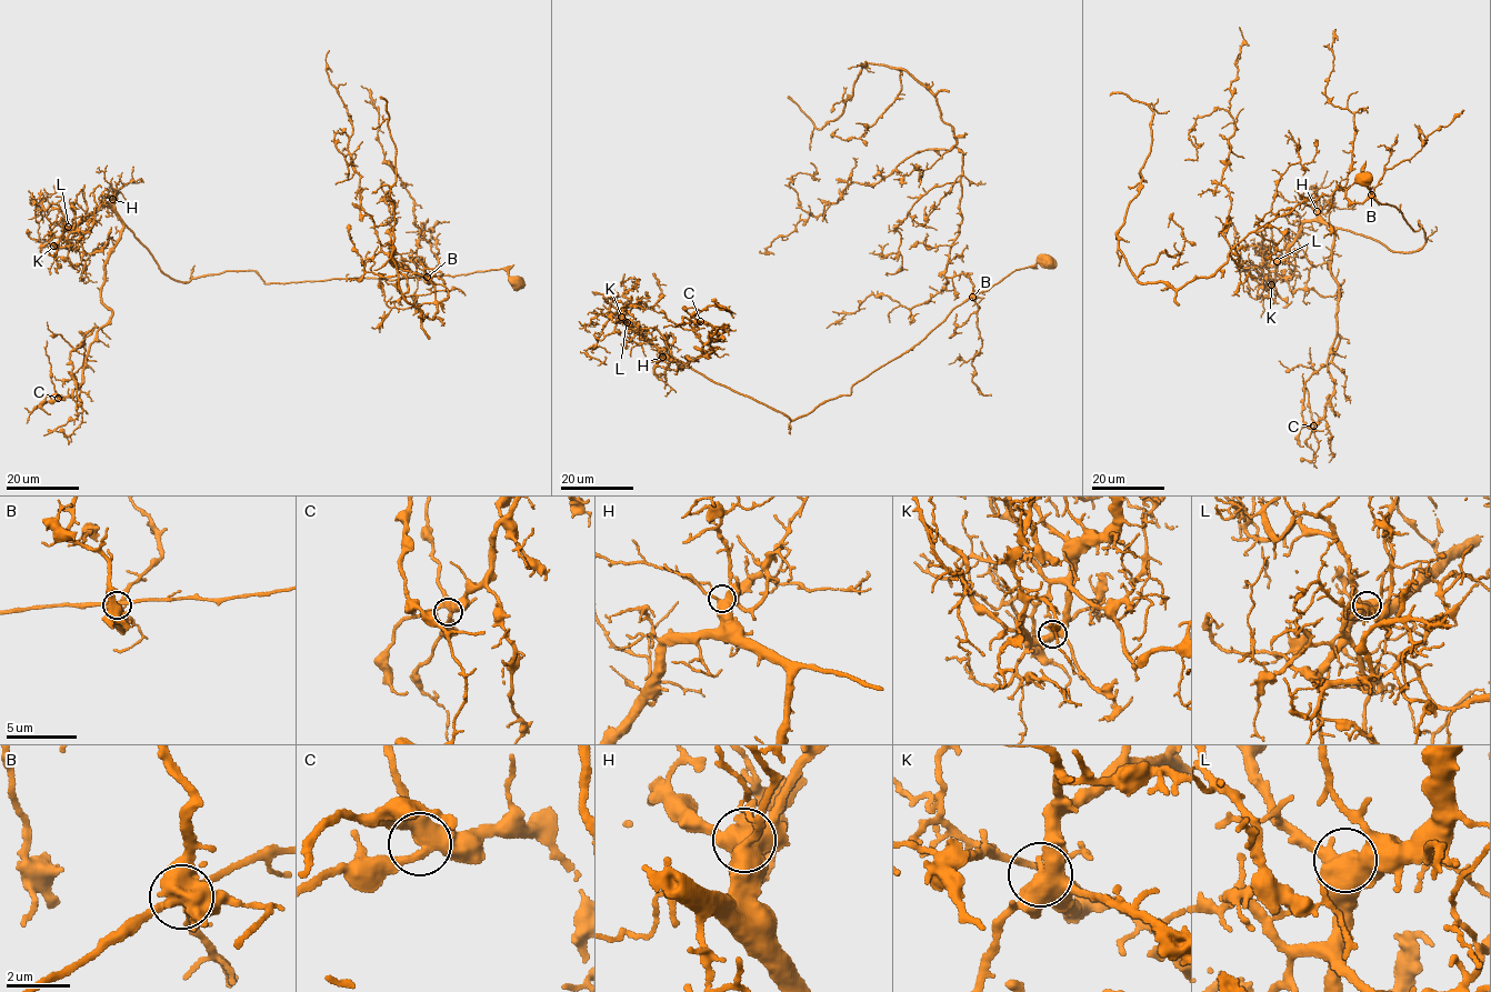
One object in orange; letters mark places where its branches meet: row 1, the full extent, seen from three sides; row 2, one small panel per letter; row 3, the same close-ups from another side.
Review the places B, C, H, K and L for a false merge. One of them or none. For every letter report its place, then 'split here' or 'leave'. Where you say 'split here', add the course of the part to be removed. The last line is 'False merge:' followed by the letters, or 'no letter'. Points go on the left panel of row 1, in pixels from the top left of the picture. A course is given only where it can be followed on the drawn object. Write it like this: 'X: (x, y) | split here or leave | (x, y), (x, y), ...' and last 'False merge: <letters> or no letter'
B: (427, 277) | split here | (427, 277), (413, 260), (440, 270), (449, 296), (422, 320), (392, 258), (396, 146), (380, 99)
C: (58, 398) | leave
H: (112, 199) | leave
K: (53, 246) | leave
L: (68, 227) | leave
False merge: B

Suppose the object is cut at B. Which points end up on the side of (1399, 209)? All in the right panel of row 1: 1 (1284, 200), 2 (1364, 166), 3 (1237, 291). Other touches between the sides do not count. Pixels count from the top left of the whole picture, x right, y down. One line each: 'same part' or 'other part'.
1: same part
2: same part
3: other part

